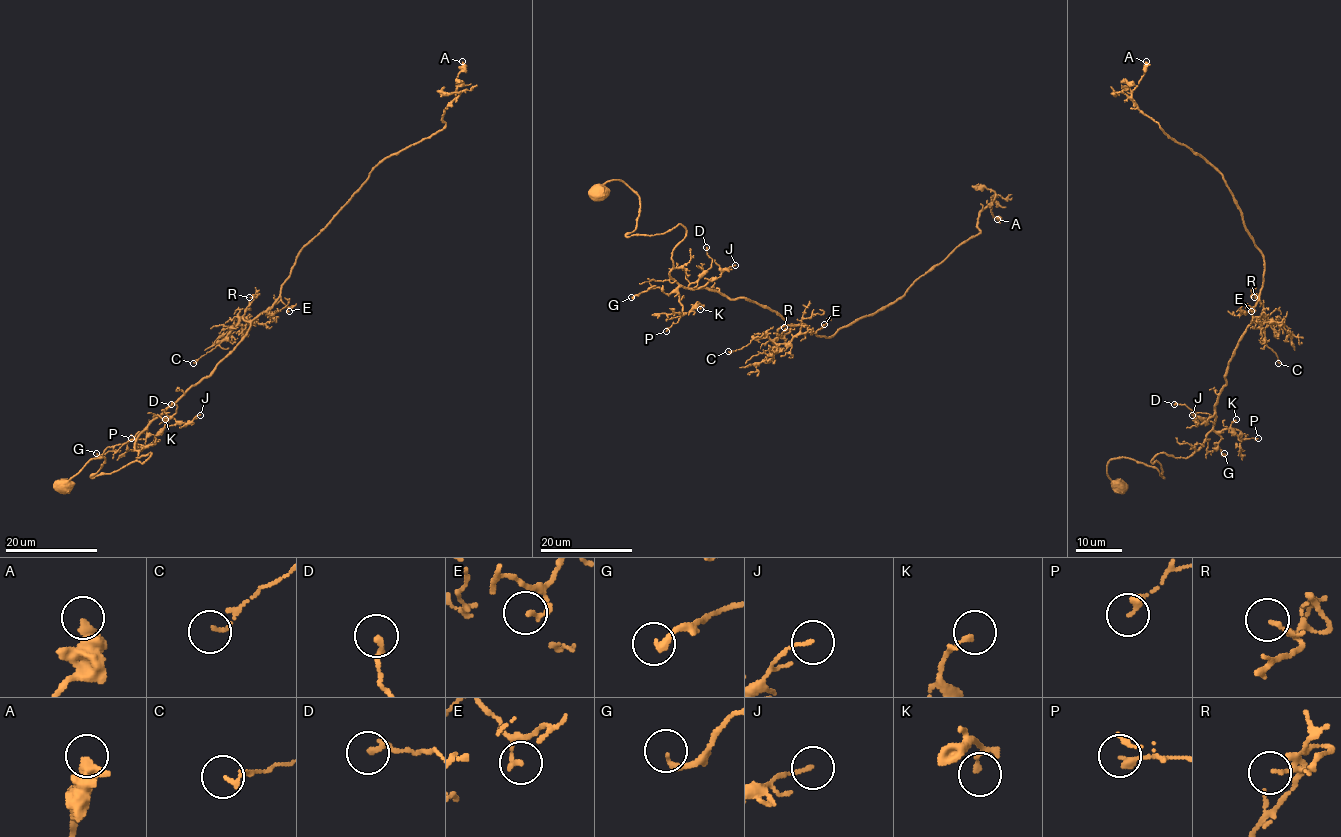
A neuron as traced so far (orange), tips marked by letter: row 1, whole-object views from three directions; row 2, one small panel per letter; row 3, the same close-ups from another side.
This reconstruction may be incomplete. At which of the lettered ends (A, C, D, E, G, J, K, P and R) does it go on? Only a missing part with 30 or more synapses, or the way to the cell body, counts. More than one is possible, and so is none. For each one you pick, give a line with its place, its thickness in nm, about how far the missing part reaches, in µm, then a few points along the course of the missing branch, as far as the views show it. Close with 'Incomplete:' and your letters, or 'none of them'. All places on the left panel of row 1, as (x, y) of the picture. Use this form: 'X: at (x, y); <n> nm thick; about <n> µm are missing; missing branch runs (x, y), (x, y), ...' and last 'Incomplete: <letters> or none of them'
Incomplete: none of them

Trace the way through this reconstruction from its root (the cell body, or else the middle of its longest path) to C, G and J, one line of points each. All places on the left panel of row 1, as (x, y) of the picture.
C: (63, 484), (93, 458), (92, 477), (142, 463), (138, 435), (249, 324), (193, 363)
G: (63, 484), (93, 458), (104, 457), (95, 477), (151, 455), (137, 457), (133, 440), (96, 453)
J: (63, 484), (93, 458), (92, 477), (142, 463), (136, 439), (161, 415), (200, 415)

